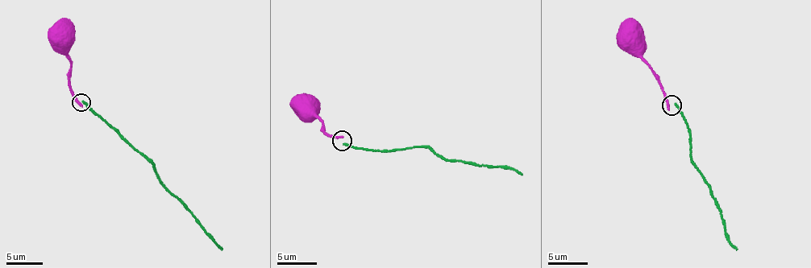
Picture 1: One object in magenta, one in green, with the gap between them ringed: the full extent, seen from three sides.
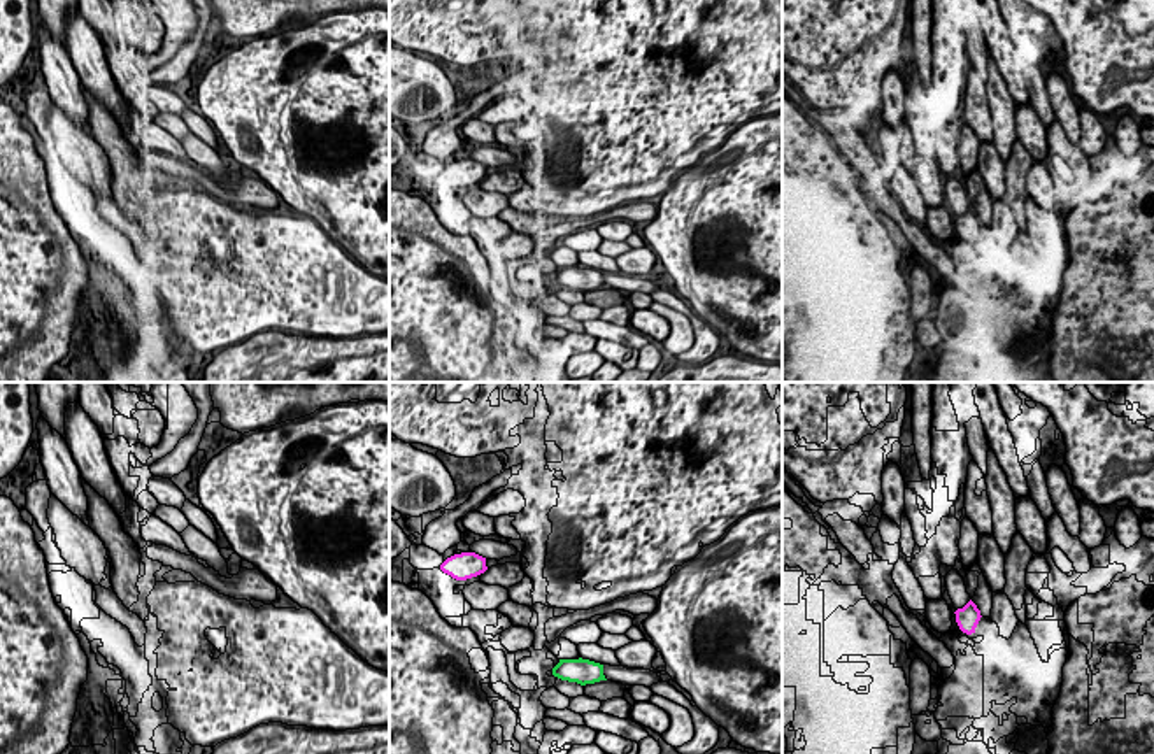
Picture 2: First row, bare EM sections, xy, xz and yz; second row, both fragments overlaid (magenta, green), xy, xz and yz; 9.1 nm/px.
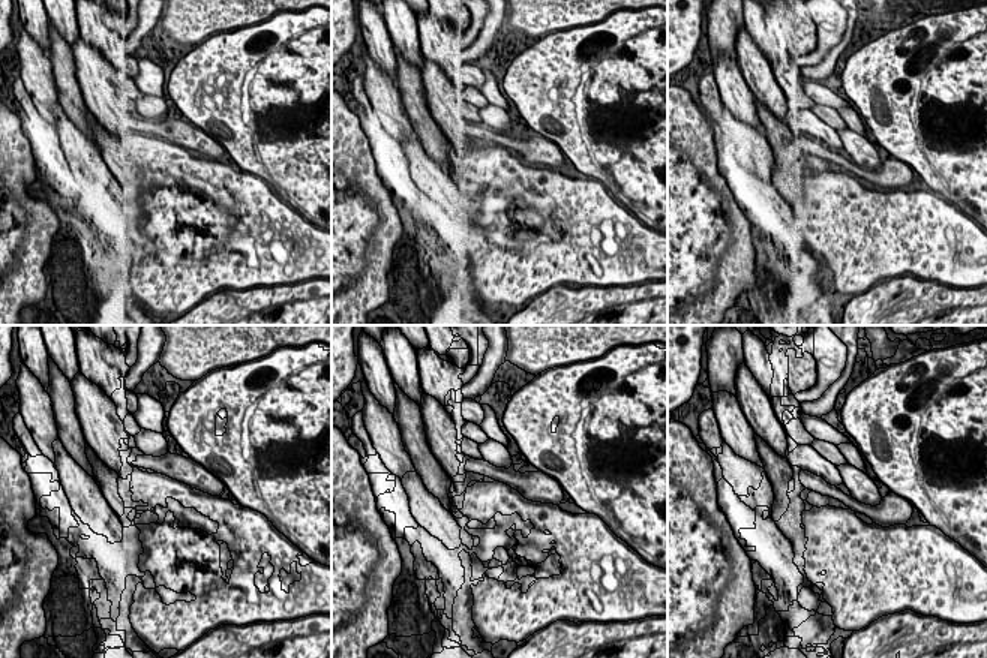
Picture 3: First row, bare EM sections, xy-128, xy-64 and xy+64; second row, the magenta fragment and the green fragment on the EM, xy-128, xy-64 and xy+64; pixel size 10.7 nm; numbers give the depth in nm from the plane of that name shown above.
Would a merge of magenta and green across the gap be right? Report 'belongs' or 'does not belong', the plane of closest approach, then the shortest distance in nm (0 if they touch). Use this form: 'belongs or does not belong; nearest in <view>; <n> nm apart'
belongs; nearest in xz; 1050 nm apart

